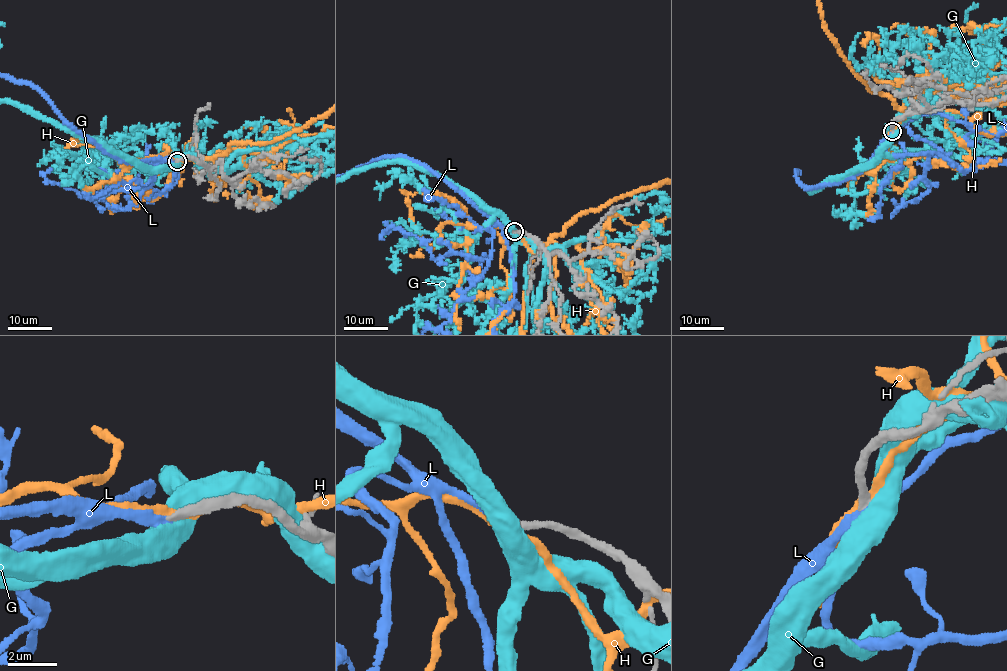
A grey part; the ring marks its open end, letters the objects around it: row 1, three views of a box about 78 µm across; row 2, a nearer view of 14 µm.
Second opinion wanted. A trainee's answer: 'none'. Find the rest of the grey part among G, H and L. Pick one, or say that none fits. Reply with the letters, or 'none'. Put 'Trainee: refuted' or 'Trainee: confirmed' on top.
Trainee: refuted
L

